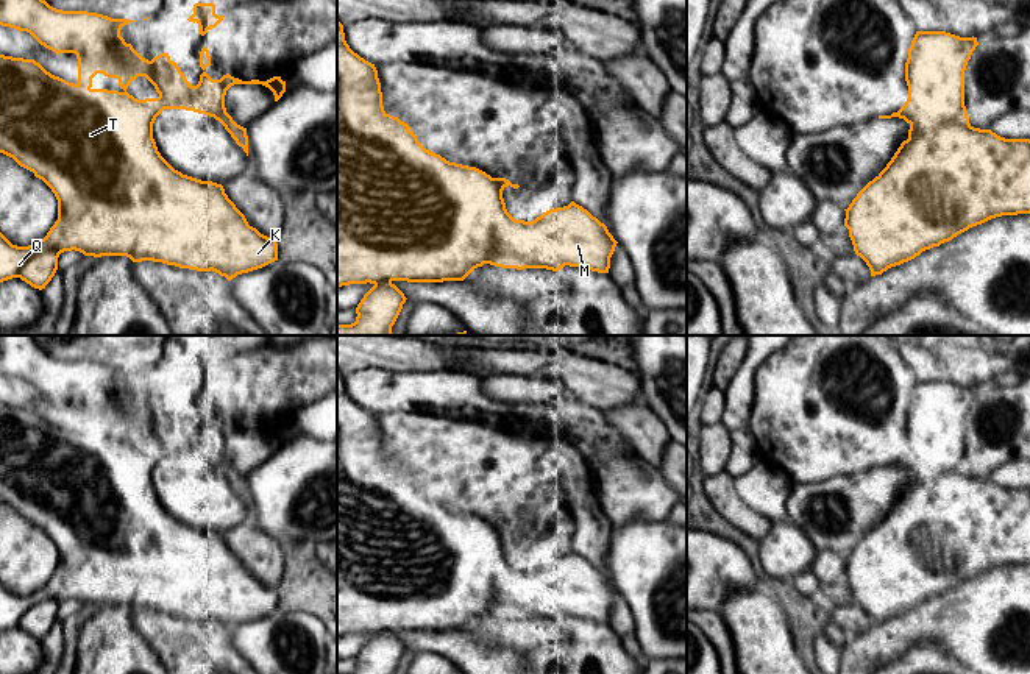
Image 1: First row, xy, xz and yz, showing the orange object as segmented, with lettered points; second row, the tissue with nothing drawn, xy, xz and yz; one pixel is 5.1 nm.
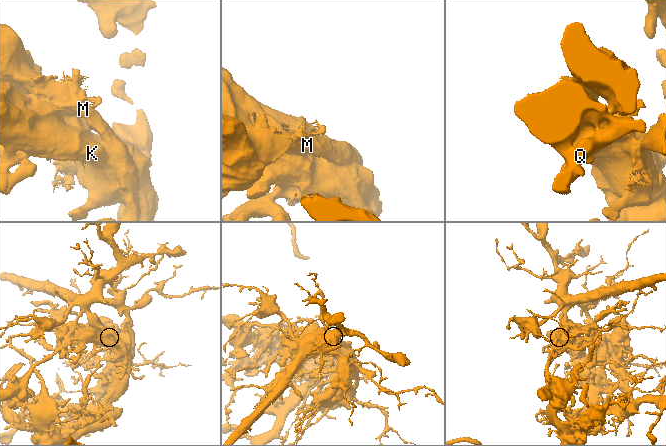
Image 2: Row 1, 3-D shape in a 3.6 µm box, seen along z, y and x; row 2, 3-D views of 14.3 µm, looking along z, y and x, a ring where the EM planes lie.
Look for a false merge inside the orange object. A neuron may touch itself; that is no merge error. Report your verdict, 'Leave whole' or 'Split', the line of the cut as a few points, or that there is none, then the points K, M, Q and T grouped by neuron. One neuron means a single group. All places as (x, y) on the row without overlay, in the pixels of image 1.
Split. Split along xz (495, 528), (501, 559), (492, 571), (493, 603), (487, 612). Groups: K Q T / M

